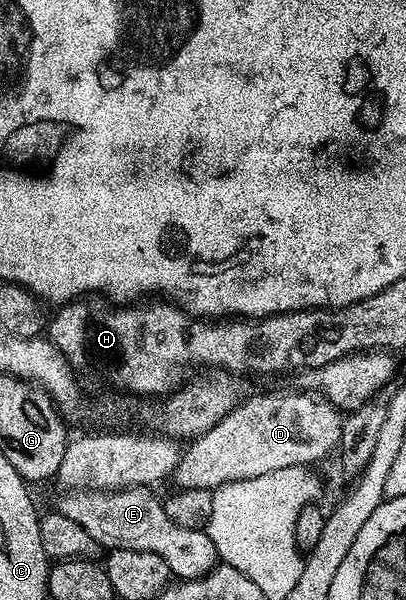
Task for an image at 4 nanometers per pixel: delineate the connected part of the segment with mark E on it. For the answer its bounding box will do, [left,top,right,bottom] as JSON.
[60,486,219,579]

